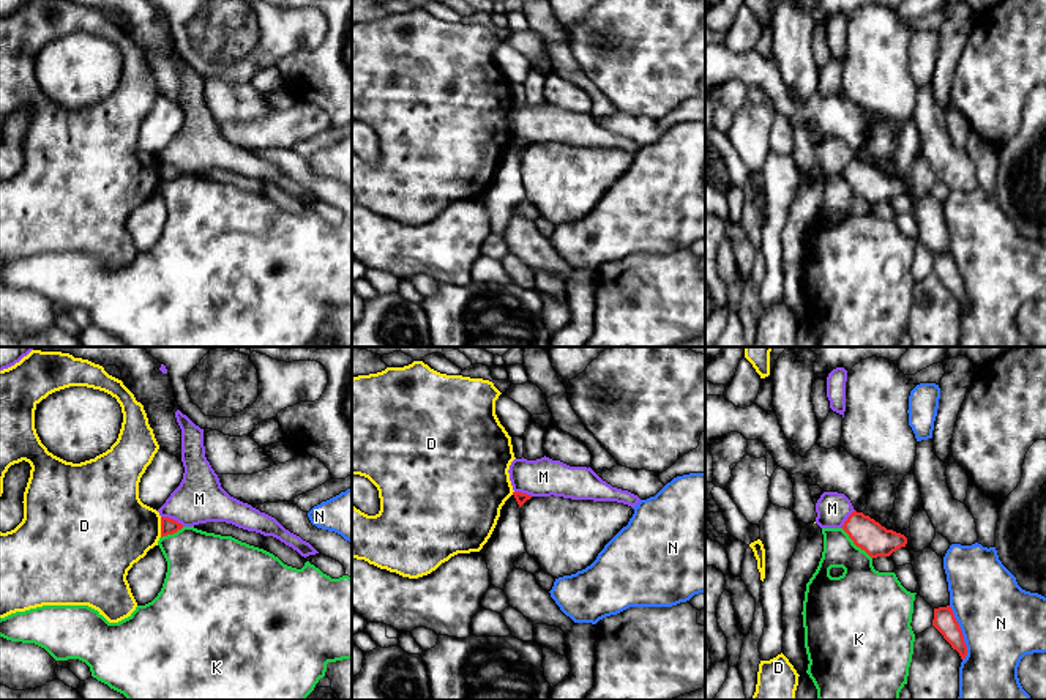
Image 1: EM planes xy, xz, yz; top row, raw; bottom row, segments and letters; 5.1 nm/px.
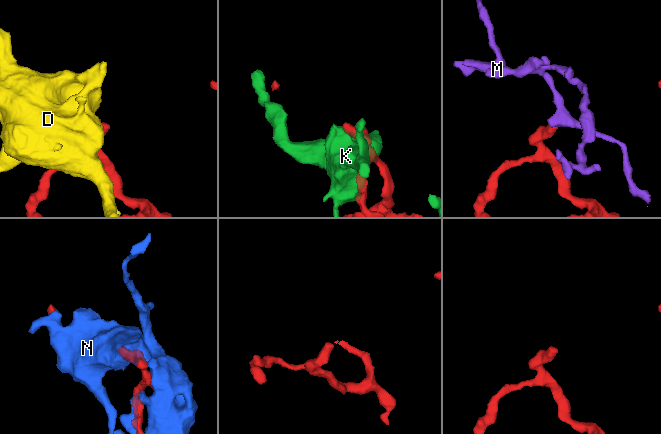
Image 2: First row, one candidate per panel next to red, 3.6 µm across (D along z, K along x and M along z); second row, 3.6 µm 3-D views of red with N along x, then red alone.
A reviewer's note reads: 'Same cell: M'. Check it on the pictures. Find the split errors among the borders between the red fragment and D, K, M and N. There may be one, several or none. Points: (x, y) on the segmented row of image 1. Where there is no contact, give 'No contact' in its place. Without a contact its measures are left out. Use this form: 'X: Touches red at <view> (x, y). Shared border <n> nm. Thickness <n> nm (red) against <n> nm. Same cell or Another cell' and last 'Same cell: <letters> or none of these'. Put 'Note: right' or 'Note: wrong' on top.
Note: wrong
D: Touches red at xy (161, 527). Shared border 100 nm. Thickness 80 nm (red) against 400 nm. Another cell
K: Touches red at yz (855, 544). Shared border 220 nm. Thickness 160 nm (red) against 280 nm. Another cell
M: Touches red at xy (172, 519). Shared border 130 nm. Thickness 80 nm (red) against 260 nm. Another cell
N: Touches red at yz (961, 632). Shared border 300 nm. Thickness 110 nm (red) against 400 nm. Another cell
Same cell: none of these

